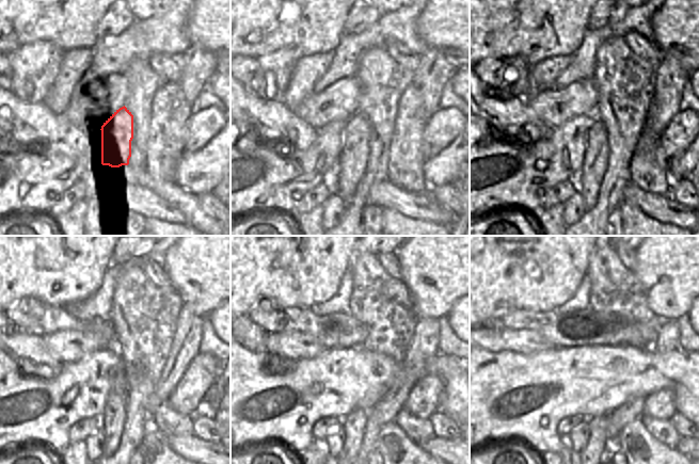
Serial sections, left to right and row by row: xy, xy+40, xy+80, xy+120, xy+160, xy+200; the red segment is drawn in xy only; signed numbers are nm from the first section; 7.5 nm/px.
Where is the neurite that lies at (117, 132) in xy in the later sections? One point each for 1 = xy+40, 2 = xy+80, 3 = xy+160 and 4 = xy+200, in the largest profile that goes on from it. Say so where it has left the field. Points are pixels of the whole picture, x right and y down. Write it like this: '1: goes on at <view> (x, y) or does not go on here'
1: goes on at xy+40 (353, 159)
2: goes on at xy+80 (594, 164)
3: goes on at xy+160 (353, 425)
4: goes on at xy+200 (593, 452)

